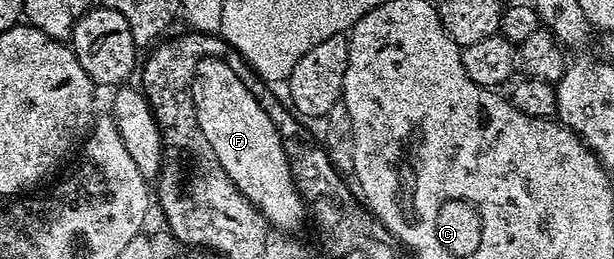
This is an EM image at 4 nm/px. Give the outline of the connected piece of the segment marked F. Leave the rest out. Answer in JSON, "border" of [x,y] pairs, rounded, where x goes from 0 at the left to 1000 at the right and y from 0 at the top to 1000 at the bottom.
{"border":[[[340,216],[324,239],[309,344],[319,409],[319,471],[326,471],[339,564],[345,564],[358,641],[365,641],[365,672],[378,687],[391,749],[427,822],[441,884],[461,880],[461,900],[477,900],[477,880],[489,876],[502,830],[502,803],[479,707],[463,525],[446,483],[448,452],[433,432],[417,371],[384,301],[371,239],[358,224]]]}

